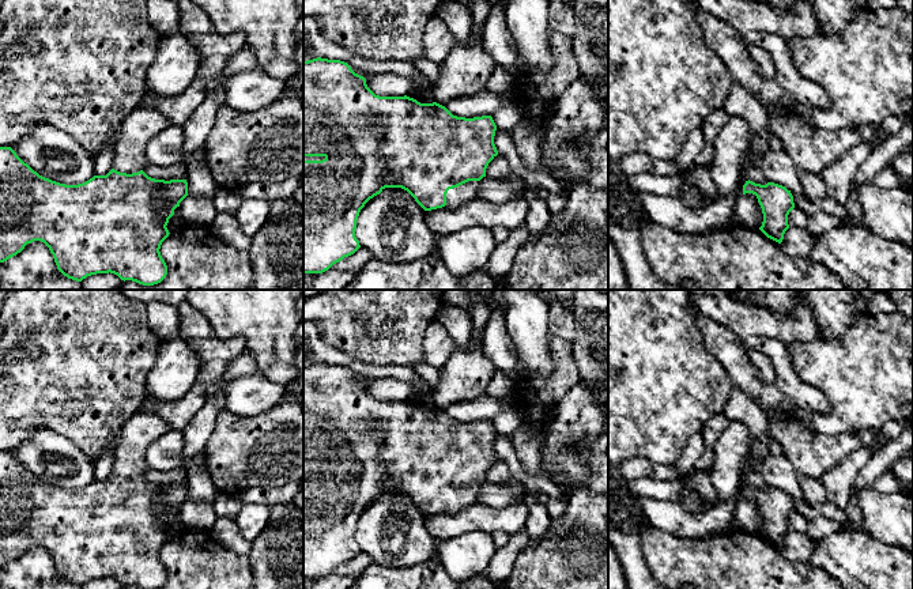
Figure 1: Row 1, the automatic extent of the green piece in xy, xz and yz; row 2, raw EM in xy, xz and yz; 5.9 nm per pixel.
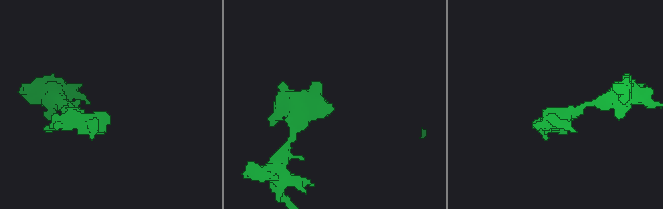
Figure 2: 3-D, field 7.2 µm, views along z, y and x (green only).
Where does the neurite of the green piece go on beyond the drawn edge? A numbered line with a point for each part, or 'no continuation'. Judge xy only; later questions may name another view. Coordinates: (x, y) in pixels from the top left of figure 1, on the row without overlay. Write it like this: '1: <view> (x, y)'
1: xy (138, 433)

